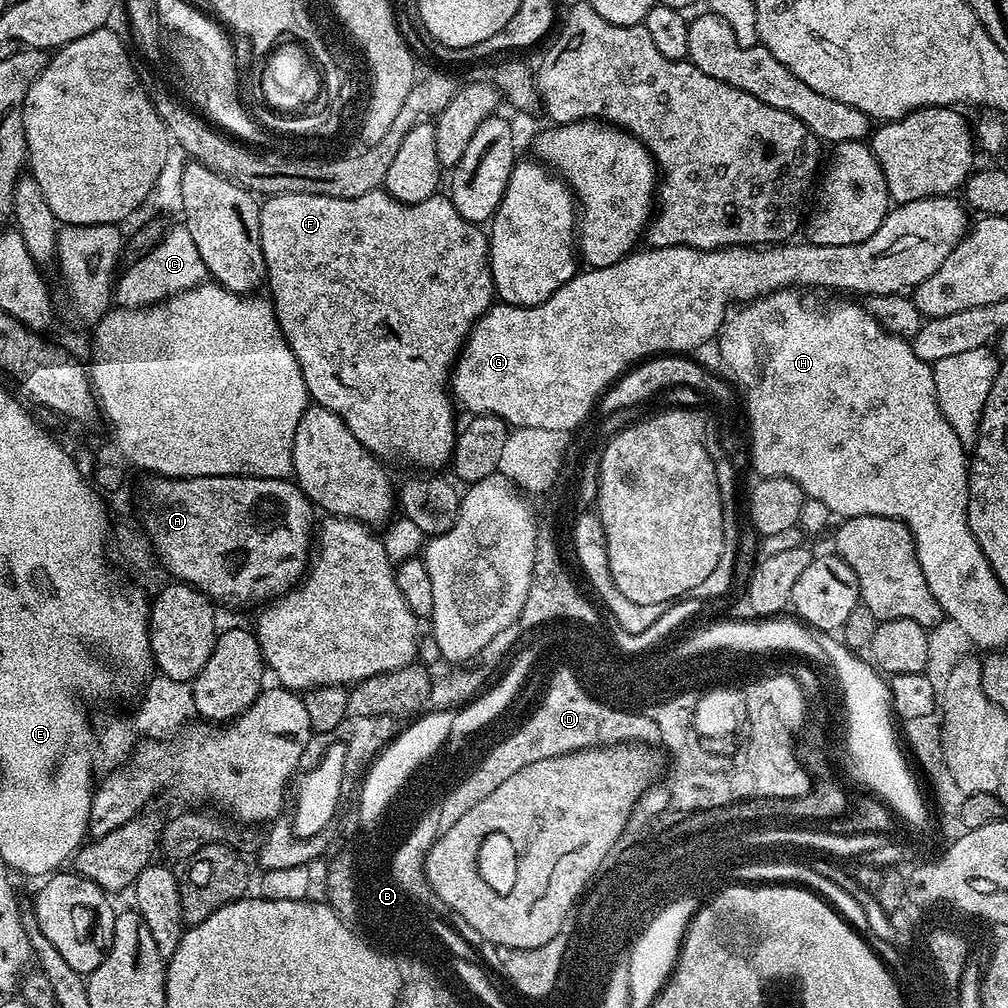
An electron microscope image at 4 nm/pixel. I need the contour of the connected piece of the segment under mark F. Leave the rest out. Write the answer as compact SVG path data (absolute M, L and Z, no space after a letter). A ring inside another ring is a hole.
M377 190L364 194L362 197L356 198L334 198L324 197L318 194L302 194L302 193L278 193L269 195L260 206L260 237L262 238L262 254L266 262L266 288L272 291L270 295L270 303L276 309L276 321L280 323L282 334L286 338L286 342L292 347L292 353L296 355L298 366L302 370L302 378L306 382L306 390L309 397L315 403L321 404L326 410L334 410L334 414L338 414L338 418L342 420L344 425L350 430L350 434L354 434L354 438L358 438L358 442L362 442L362 446L373 456L381 461L388 462L392 460L405 460L408 464L413 464L413 469L428 470L424 468L436 468L432 470L440 470L440 467L447 465L452 459L452 450L456 446L456 437L458 435L458 423L456 424L456 412L453 397L450 395L450 369L455 365L457 356L460 355L460 349L464 346L464 341L468 339L469 332L472 331L472 325L479 322L484 313L492 307L494 303L494 289L492 287L492 267L488 261L488 238L485 229L479 224L472 224L466 218L462 218L458 214L458 210L452 205L451 199L447 195L437 194L426 198L422 202L414 202L413 204L403 204L398 202L387 190Z

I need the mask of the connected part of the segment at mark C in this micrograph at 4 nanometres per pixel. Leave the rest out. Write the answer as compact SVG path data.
M182 222L171 225L161 242L138 262L125 267L117 277L114 286L115 301L126 308L147 307L150 304L161 302L169 296L184 292L207 279L205 263L199 257L198 246L191 237L189 228Z

